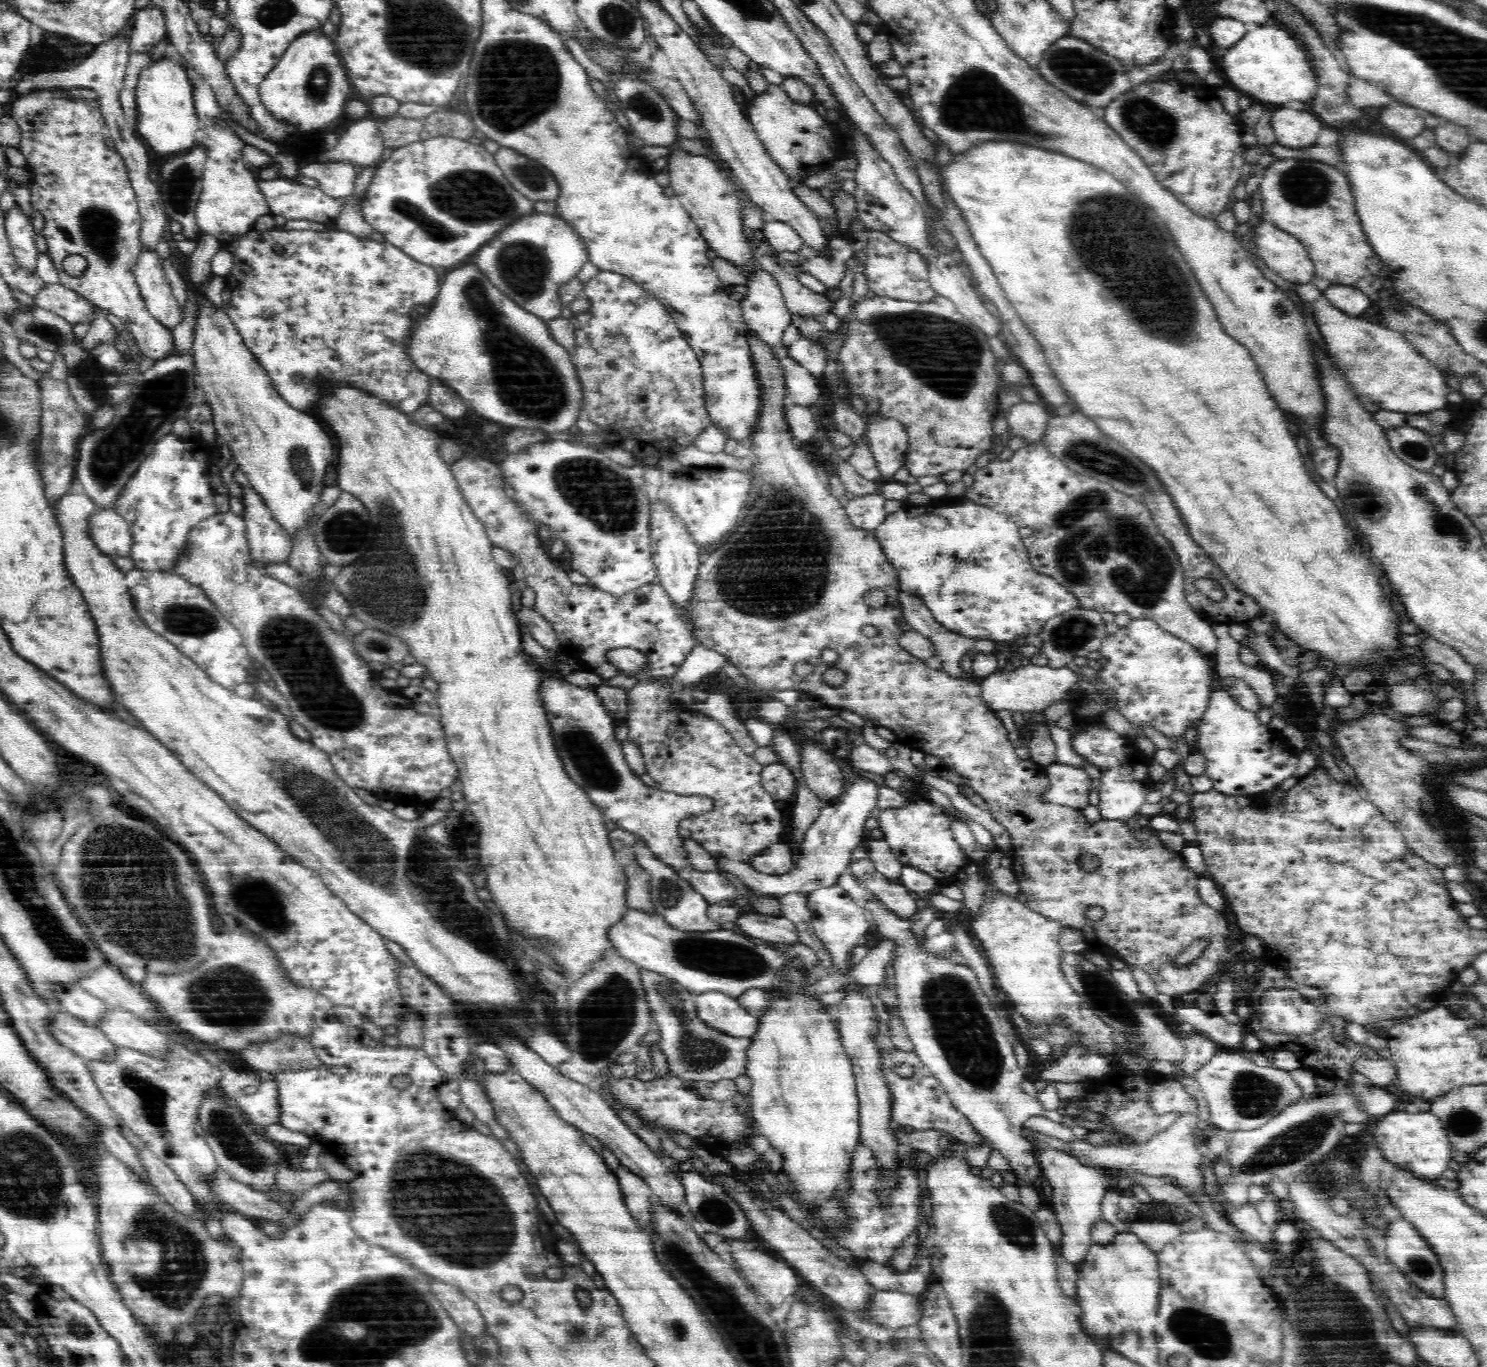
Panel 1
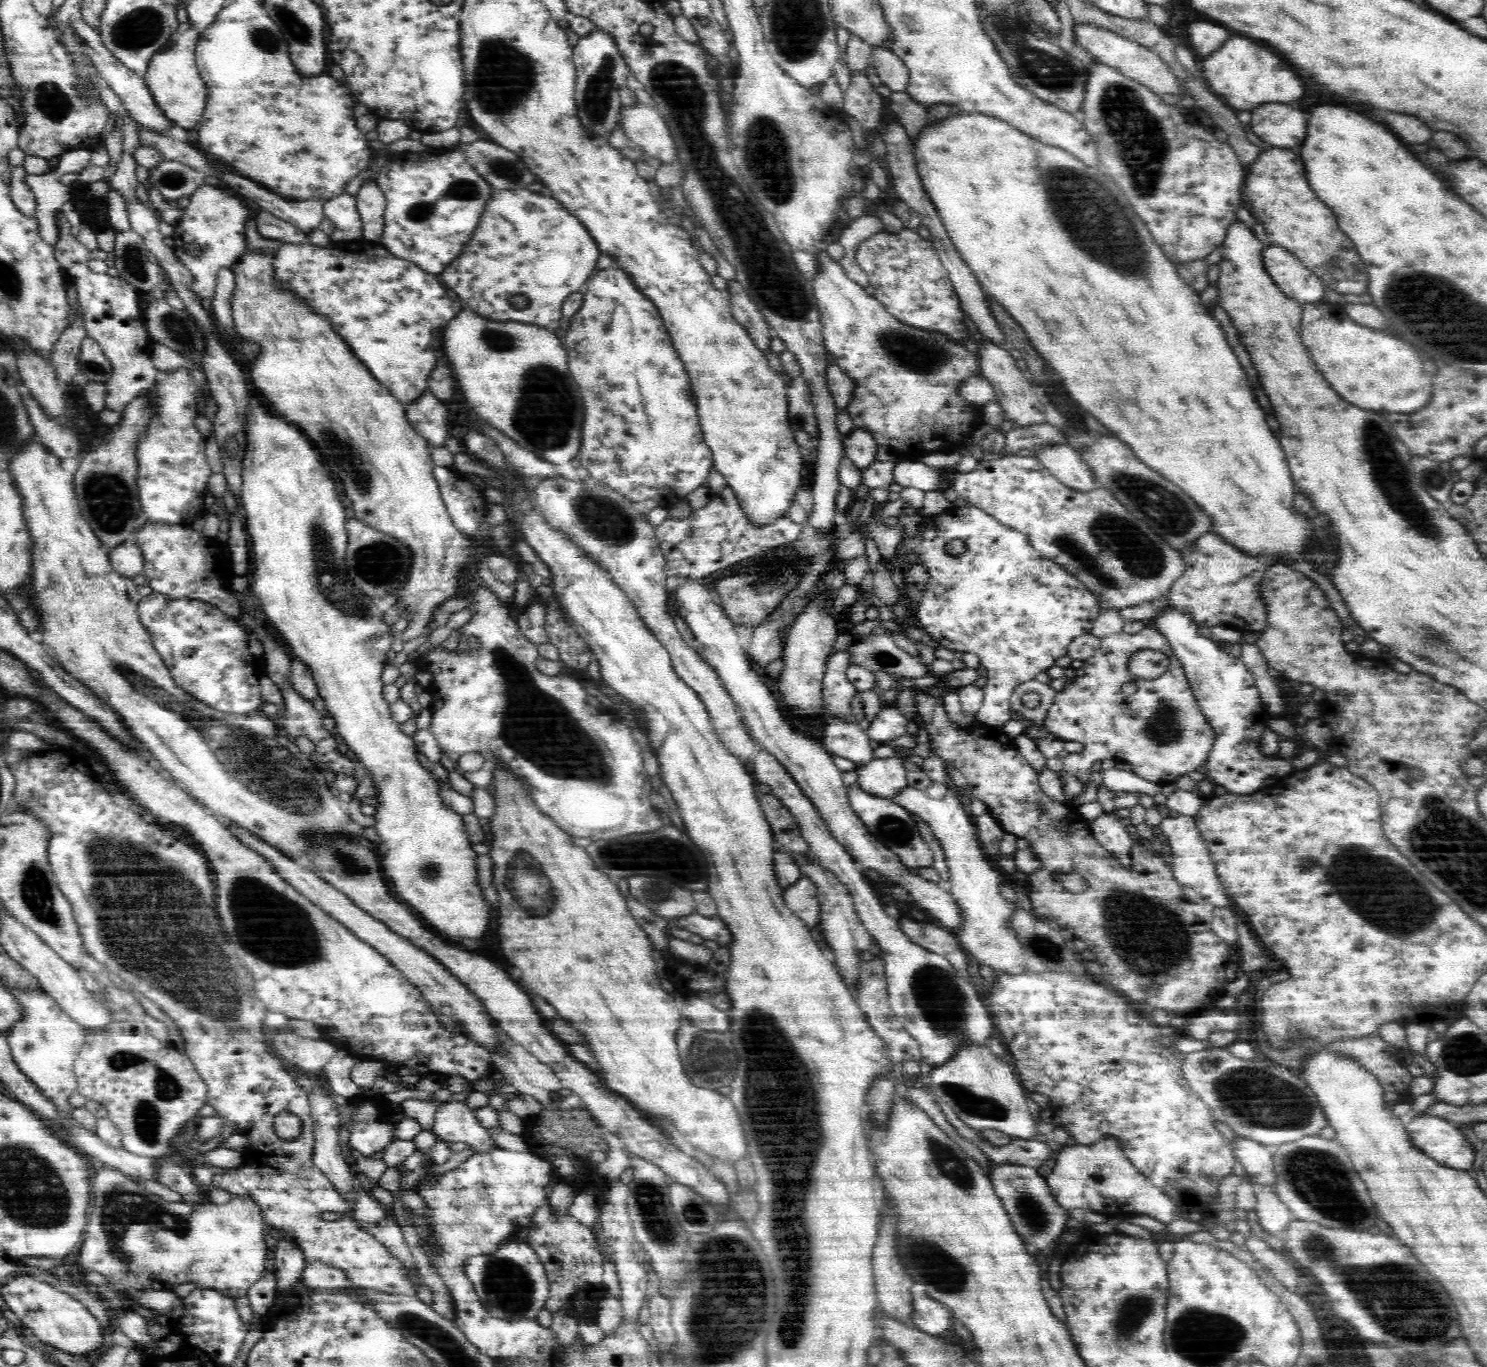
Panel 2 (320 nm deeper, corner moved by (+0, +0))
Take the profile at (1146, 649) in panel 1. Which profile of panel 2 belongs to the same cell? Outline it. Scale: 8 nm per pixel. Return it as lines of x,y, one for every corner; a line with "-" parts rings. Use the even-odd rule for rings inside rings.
1144,628
1140,632
1118,634
1101,638
1100,648
1088,658
1084,664
1084,676
1075,676
1067,687
1058,692
1054,704
1047,712
1043,726
1058,740
1080,742
1084,747
1081,753
1064,753
1062,755
1063,768
1072,774
1086,787
1090,782
1092,764
1097,760
1123,761
1130,763
1134,774
1150,782
1161,785
1175,780
1179,776
1196,772
1202,764
1207,764
1209,750
1212,748
1214,734
1212,727
1205,719
1204,713
1198,706
1198,701
1185,676
1183,665
1175,656
1167,637
1155,628
-
1138,650
1162,650
1170,660
1168,670
1153,679
1135,677
1128,671
1128,662
1134,652
-
1126,682
1135,682
1137,691
1130,696
1124,695
1121,688

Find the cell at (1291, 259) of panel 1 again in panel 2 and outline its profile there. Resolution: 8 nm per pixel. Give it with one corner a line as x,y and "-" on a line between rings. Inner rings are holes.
1271,244
1263,250
1263,263
1265,271
1286,296
1301,304
1323,300
1325,286
1320,276
1292,251

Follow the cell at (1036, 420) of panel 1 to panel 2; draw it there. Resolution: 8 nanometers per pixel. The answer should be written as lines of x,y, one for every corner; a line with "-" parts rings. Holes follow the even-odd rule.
1051,445
1035,448
1038,460
1060,481
1072,488
1096,488
1090,465
1072,446

